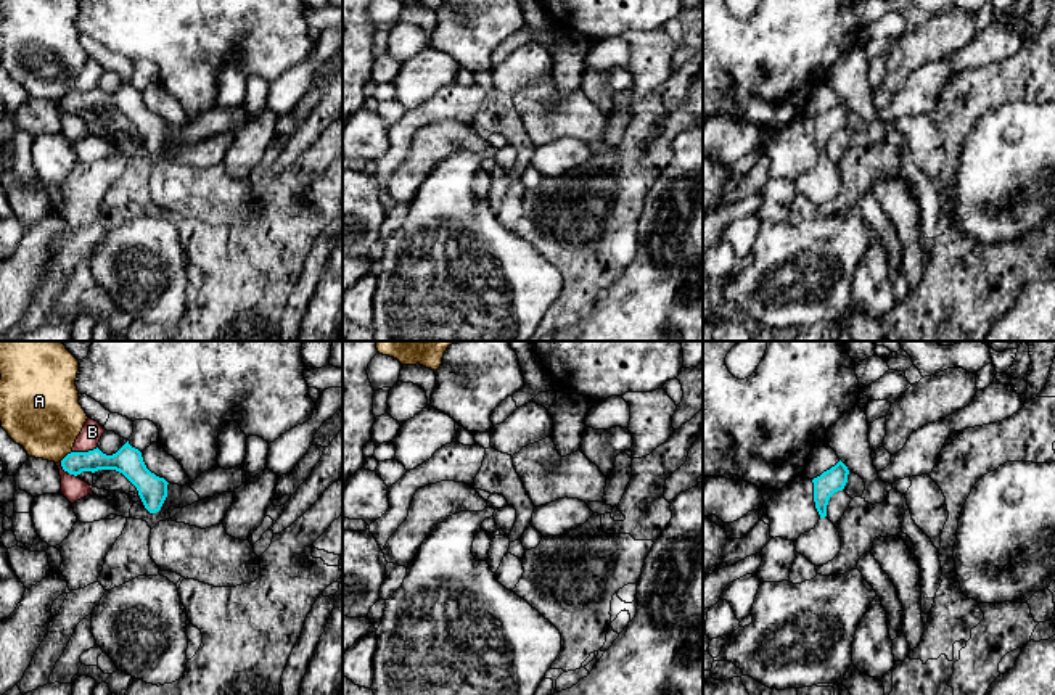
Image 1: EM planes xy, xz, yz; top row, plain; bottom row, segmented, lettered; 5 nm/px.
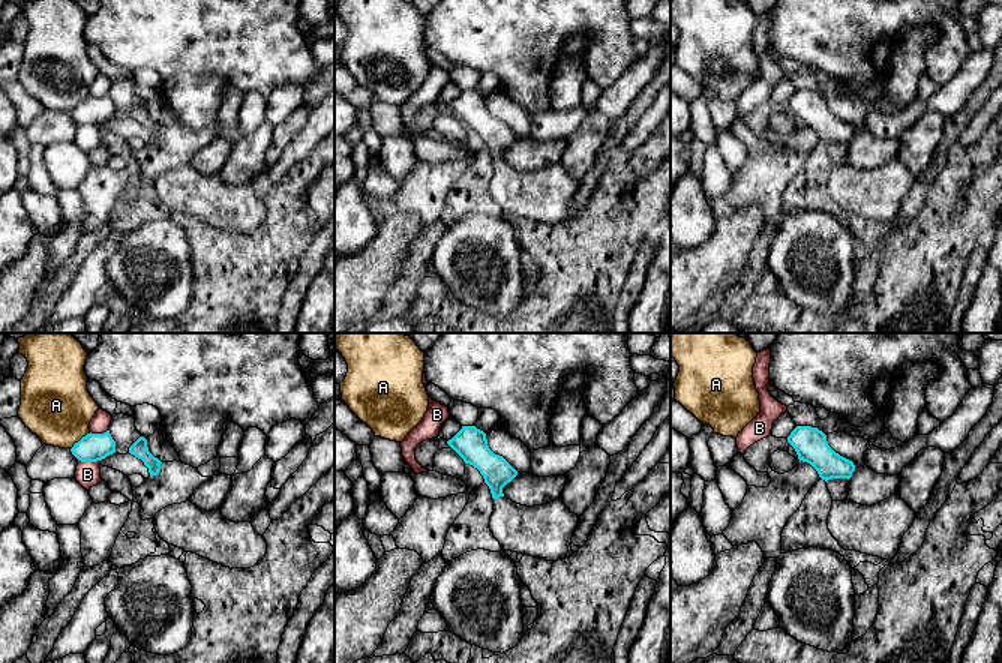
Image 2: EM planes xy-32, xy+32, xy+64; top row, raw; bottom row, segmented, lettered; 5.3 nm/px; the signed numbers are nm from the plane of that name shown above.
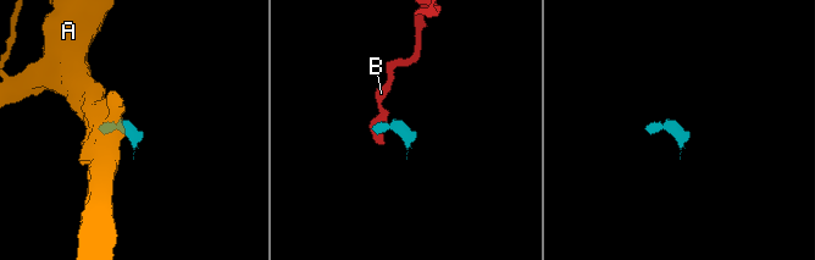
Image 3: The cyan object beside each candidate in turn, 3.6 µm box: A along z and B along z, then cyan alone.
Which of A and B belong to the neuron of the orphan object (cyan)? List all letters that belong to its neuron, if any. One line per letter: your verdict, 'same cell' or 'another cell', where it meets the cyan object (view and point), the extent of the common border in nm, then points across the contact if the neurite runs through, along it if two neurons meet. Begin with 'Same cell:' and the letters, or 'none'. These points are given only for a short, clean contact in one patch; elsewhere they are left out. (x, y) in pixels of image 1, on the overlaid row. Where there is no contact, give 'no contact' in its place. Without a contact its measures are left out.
Same cell: none
A: another cell; meets cyan in xy at (66, 456); contact 80 nm long; border along xy (71, 451), (60, 460)
B: another cell; meets cyan in xy at (84, 452); contact 130 nm long; border along xy (97, 446), (73, 452)

